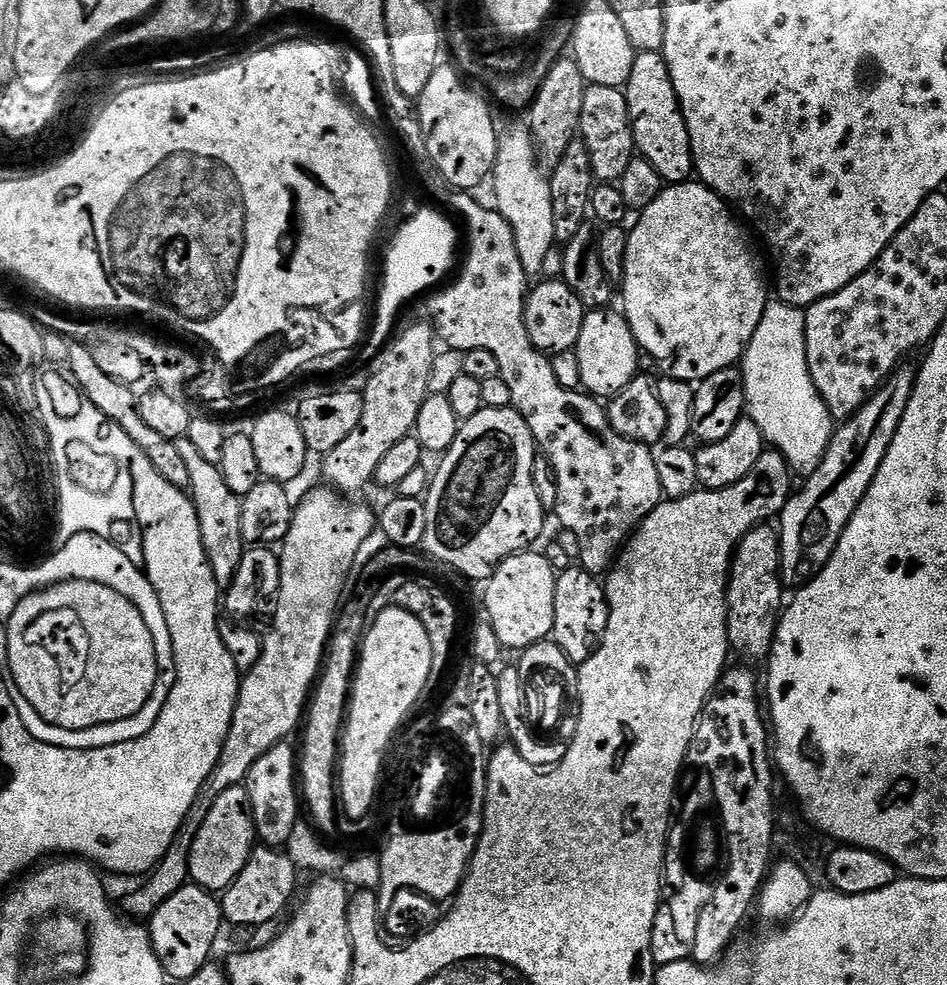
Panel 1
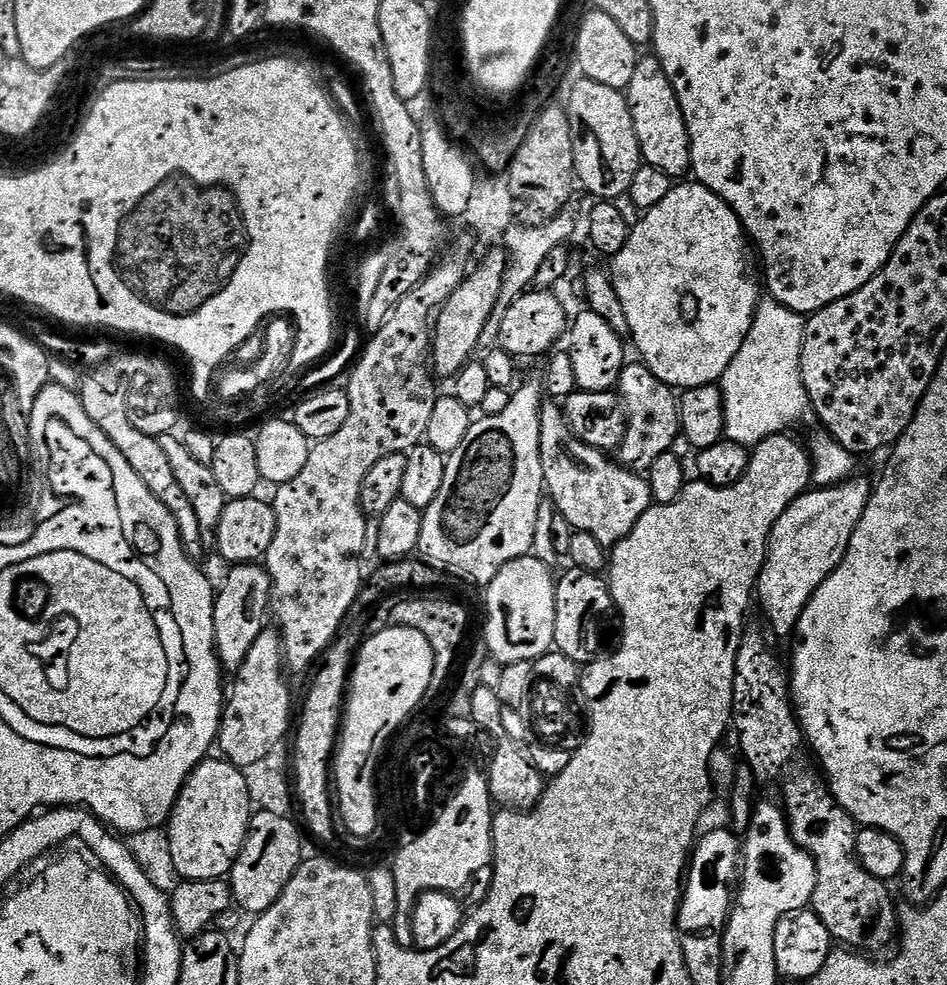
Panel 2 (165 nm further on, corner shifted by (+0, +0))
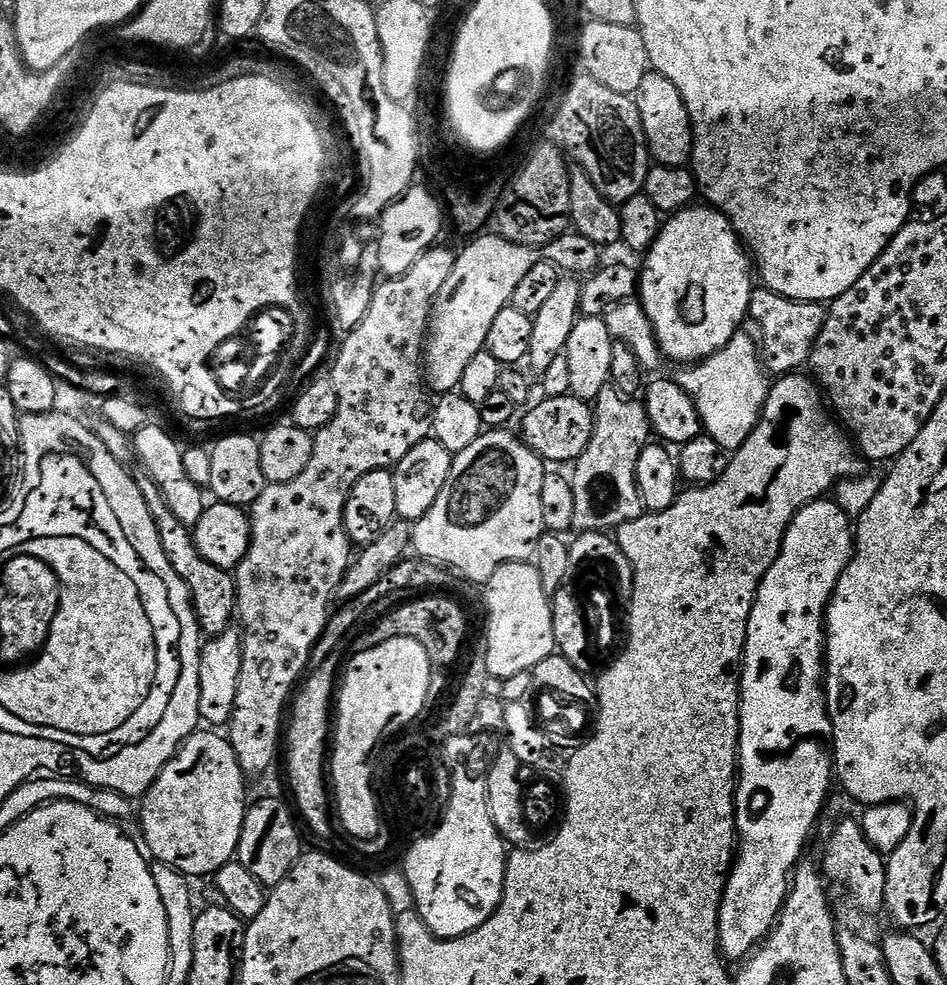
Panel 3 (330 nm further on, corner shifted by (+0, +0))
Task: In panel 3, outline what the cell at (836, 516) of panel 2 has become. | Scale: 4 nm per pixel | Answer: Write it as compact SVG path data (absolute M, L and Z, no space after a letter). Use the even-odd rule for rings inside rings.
M821 498L812 501L790 522L780 547L778 558L770 570L762 578L758 586L758 594L754 598L754 606L750 610L746 642L744 643L744 658L740 669L740 751L738 753L738 783L736 786L736 831L738 833L738 847L732 862L732 871L728 874L728 881L724 887L724 897L720 903L720 955L725 961L743 962L756 951L767 939L768 933L776 925L783 904L787 900L792 875L801 857L805 855L804 847L808 839L812 840L820 812L828 801L834 788L834 749L830 743L832 738L832 719L828 713L828 702L824 691L824 674L826 671L826 617L828 604L832 600L834 590L838 586L838 578L852 561L854 551L854 524L847 512L843 512L831 499Z

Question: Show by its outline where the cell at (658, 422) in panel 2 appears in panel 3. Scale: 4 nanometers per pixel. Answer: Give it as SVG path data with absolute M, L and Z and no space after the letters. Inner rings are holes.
M613 386L598 394L594 401L594 434L590 446L582 450L570 472L574 490L572 527L577 533L611 533L626 522L645 515L646 509L636 485L636 467L642 450L653 436L650 418L639 399L623 396Z

